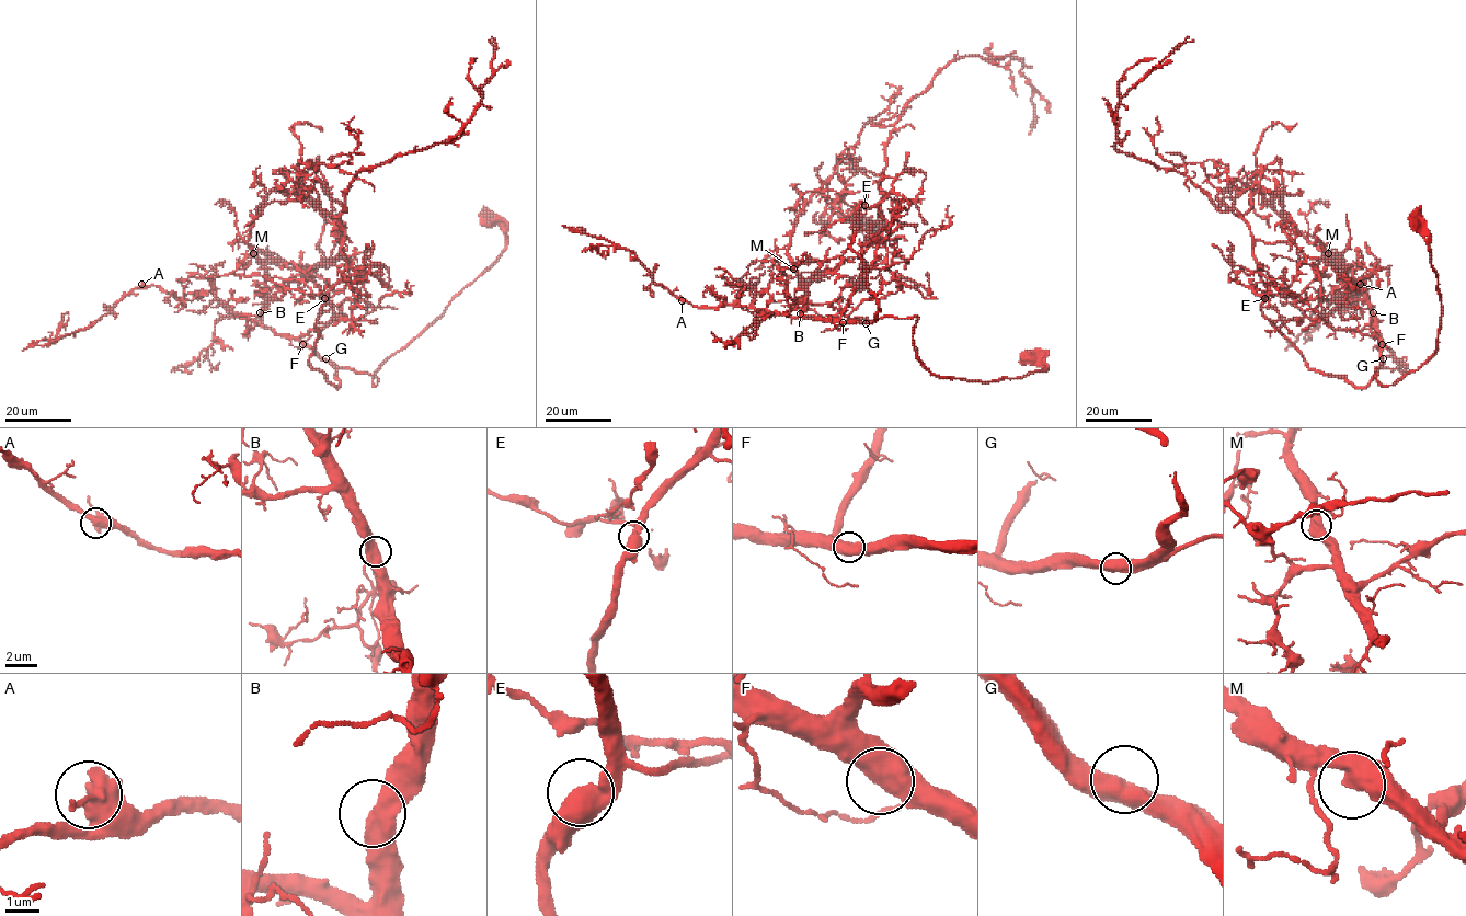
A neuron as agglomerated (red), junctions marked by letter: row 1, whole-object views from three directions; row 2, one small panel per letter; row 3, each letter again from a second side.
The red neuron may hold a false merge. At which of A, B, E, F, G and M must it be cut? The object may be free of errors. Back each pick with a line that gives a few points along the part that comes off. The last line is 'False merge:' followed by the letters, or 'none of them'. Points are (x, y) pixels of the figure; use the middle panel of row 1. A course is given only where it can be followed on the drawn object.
False merge: none of them

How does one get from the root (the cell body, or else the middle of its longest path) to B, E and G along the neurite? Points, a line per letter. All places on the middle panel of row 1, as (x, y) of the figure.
B: (1028, 357), (1045, 370), (986, 381), (939, 378), (917, 357), (913, 341), (917, 317), (832, 321), (800, 313)
E: (1028, 357), (1045, 370), (986, 381), (932, 374), (917, 357), (918, 317), (877, 318), (849, 247), (865, 205)
G: (1028, 357), (1045, 370), (986, 381), (939, 378), (917, 357), (913, 341), (917, 317), (883, 317), (866, 323)

